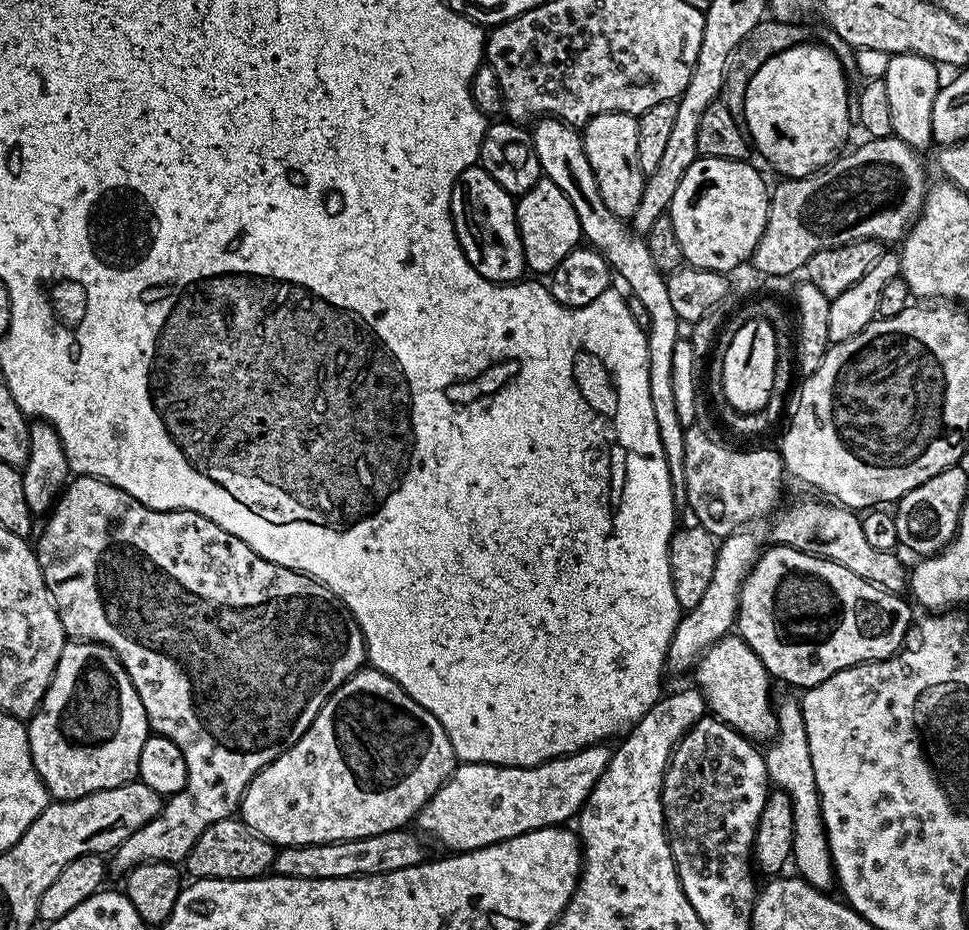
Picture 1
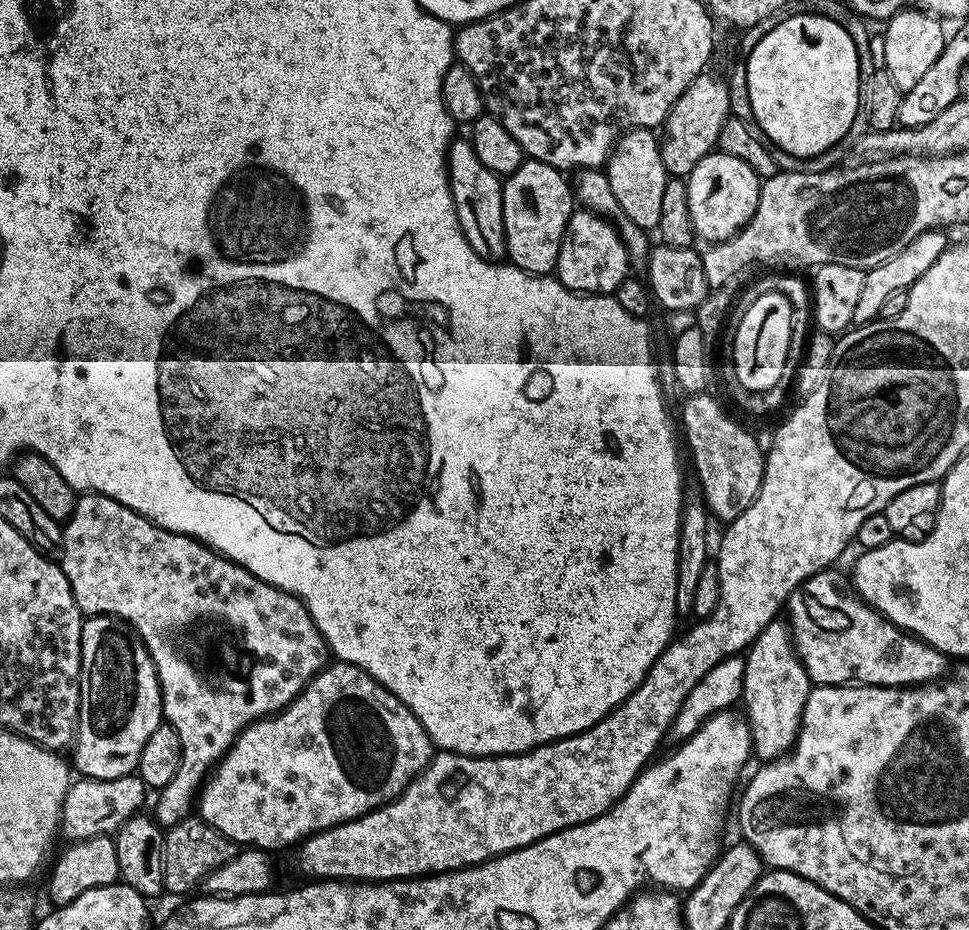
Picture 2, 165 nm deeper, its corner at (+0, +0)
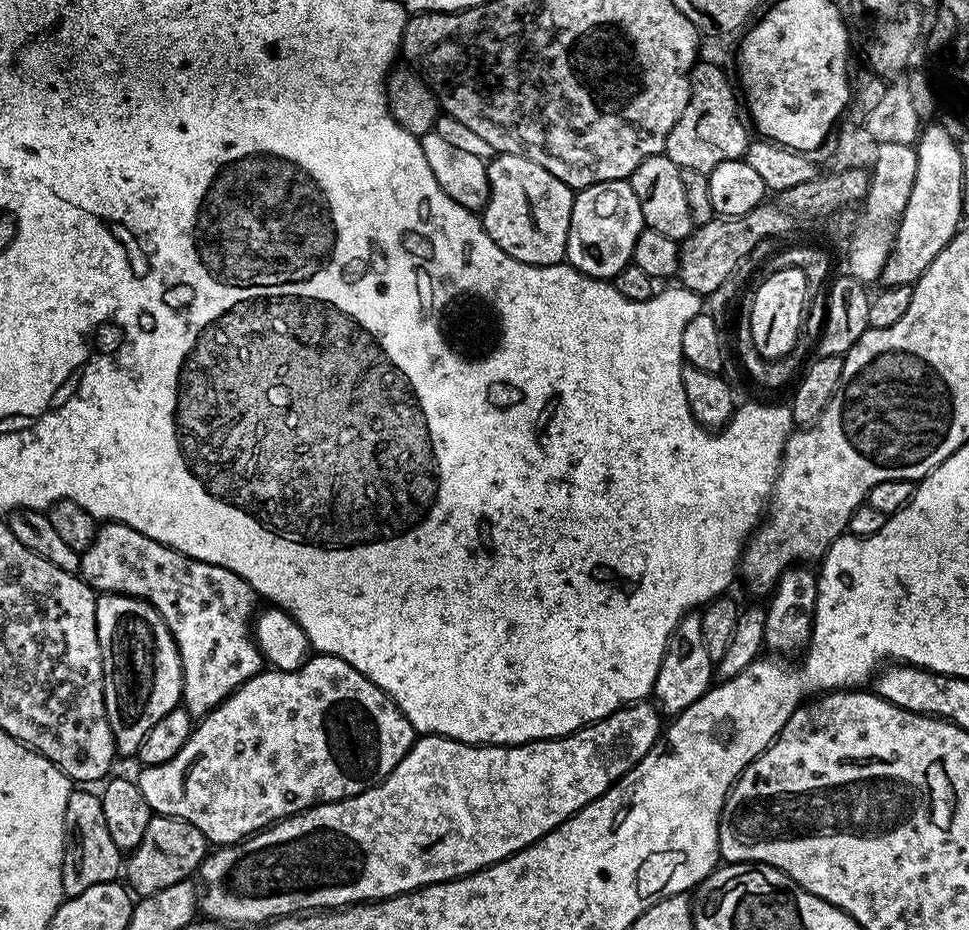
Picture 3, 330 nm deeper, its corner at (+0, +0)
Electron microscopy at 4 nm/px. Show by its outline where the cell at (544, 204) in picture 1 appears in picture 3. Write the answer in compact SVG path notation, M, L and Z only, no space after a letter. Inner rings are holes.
M508 152L505 154L505 156L496 156L493 158L493 160L489 159L487 161L488 166L488 204L483 208L482 210L482 223L484 226L484 229L486 230L486 234L490 234L490 238L494 238L494 242L498 247L500 247L507 256L510 258L514 258L518 262L522 262L523 264L537 264L538 267L544 268L547 264L558 264L561 263L565 259L564 251L566 250L566 238L570 234L570 210L572 209L572 197L574 195L573 189L568 188L566 186L566 182L562 182L558 178L554 178L554 174L550 174L550 170L546 170L544 167L542 167L538 162L534 162L530 159L530 157L526 154L519 154L520 156L515 156L514 153Z

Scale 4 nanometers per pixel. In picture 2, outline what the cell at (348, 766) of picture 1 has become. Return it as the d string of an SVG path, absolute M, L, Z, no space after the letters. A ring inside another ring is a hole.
M332 662L323 668L281 712L276 713L275 716L265 716L255 724L249 724L241 732L232 743L232 749L223 756L220 763L215 765L211 775L207 777L198 796L198 815L201 820L205 820L210 826L226 834L226 838L230 838L237 846L251 846L265 850L288 848L291 844L296 846L316 832L357 820L359 816L365 816L367 812L373 812L383 804L389 804L391 800L403 794L411 780L416 779L423 772L424 767L432 761L433 755L434 745L432 739L426 734L422 722L418 722L418 718L393 692L386 690L369 672L364 672L358 666Z

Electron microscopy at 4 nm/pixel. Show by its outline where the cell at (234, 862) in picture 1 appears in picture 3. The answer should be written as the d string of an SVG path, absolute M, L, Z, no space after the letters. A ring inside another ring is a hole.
M154 814L150 818L150 826L146 826L146 834L142 834L142 842L127 853L122 876L137 897L158 894L158 890L166 890L166 886L174 886L174 882L195 877L209 851L208 839L202 830L198 830L198 826L190 826L190 822L177 816Z

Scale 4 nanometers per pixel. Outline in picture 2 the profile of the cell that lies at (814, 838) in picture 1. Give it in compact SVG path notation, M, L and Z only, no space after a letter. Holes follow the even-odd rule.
M780 618L770 621L744 656L742 712L748 721L748 733L757 761L767 762L783 757L795 745L800 735L806 698L813 687L804 663L792 645L792 633L787 623Z

